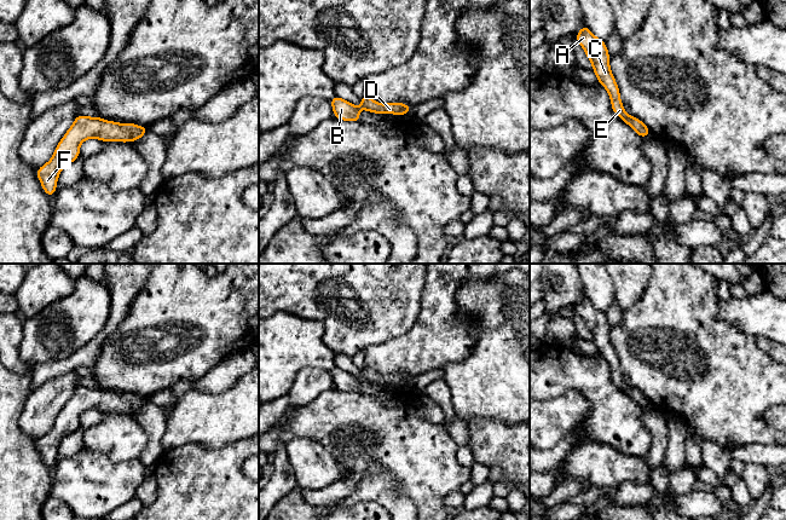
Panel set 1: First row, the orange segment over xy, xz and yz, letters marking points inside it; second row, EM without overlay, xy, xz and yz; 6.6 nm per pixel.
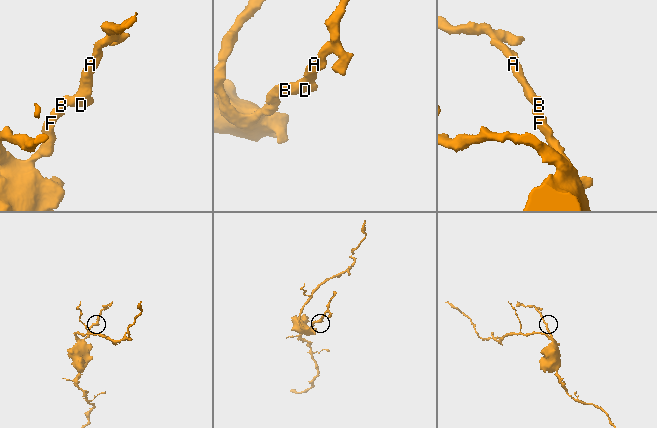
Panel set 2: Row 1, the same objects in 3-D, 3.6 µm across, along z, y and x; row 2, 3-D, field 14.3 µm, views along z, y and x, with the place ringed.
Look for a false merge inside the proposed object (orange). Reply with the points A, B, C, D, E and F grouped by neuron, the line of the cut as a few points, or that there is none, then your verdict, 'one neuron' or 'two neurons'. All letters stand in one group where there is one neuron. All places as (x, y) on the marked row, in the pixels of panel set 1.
groups A B C D E F; cut none; one neuron

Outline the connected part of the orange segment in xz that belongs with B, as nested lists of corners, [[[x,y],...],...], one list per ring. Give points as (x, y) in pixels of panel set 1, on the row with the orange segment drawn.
[[[365,94],[360,98],[360,102],[362,102],[362,106],[358,108],[337,96],[331,98],[330,103],[333,106],[335,119],[343,120],[343,121],[360,122],[359,112],[363,109],[368,110],[369,112],[394,114],[403,117],[405,114],[408,114],[412,109],[412,105],[406,105],[398,102],[380,104],[375,102],[371,97],[365,96]]]

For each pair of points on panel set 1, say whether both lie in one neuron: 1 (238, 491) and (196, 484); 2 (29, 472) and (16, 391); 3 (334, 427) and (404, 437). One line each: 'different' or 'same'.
1: same
2: same
3: same

